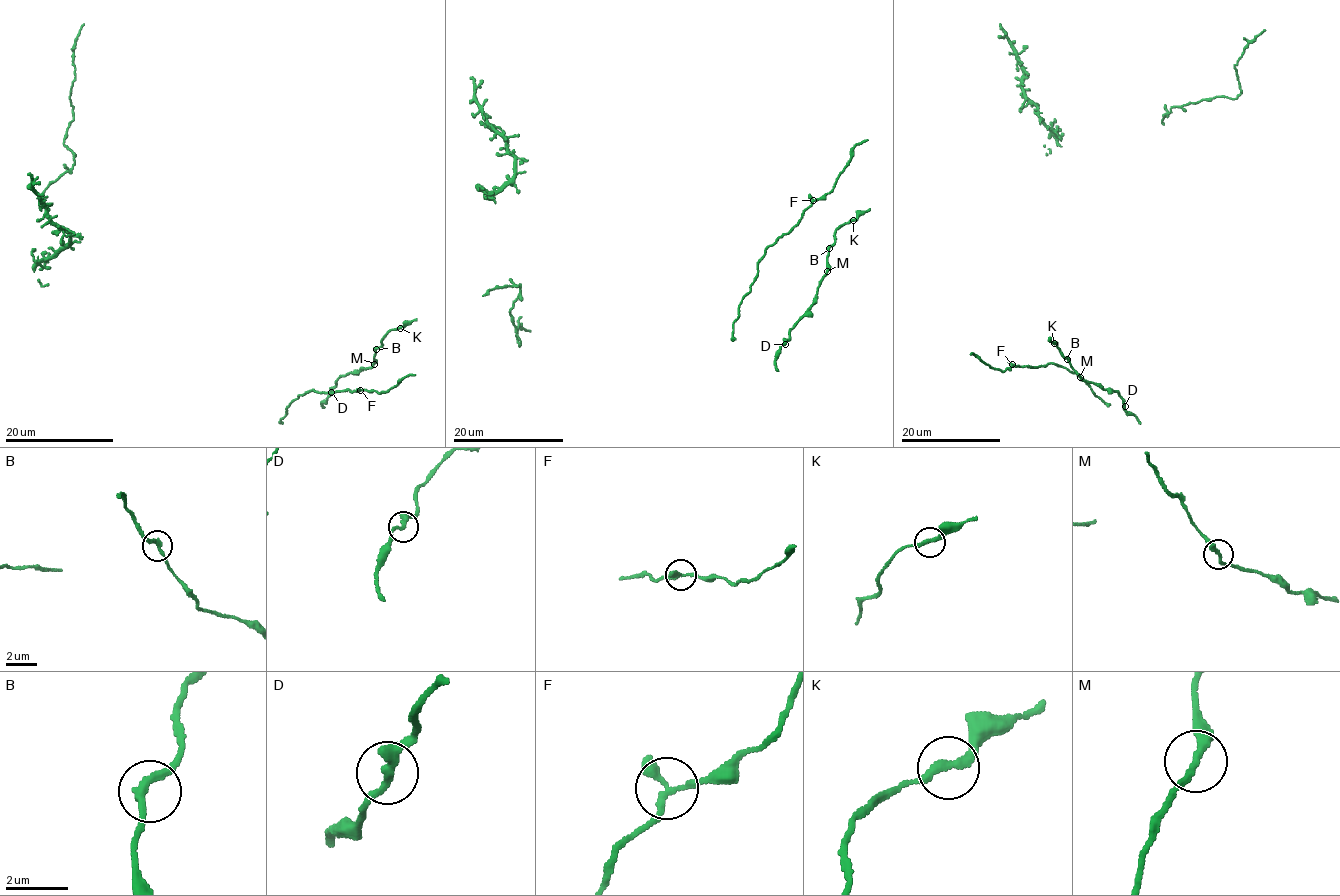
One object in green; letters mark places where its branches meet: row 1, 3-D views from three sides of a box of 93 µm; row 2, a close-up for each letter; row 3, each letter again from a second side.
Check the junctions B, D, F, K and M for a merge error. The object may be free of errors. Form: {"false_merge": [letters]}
{"false_merge": []}

